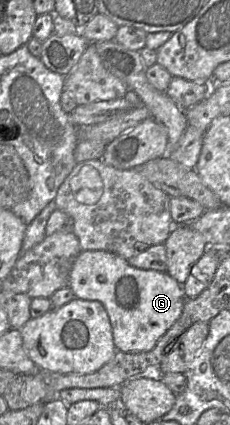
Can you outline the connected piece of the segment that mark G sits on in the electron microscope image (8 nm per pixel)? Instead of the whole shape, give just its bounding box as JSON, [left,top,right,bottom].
[68,250,186,352]

